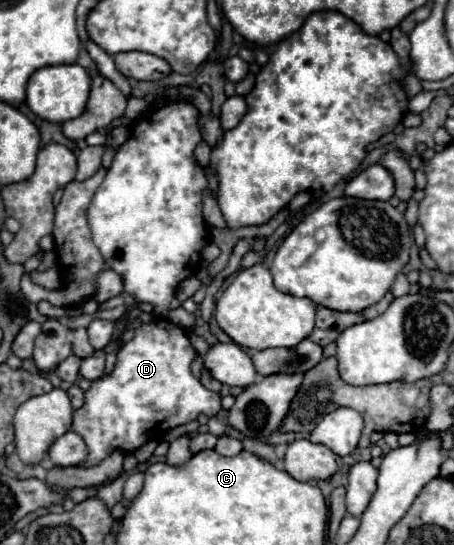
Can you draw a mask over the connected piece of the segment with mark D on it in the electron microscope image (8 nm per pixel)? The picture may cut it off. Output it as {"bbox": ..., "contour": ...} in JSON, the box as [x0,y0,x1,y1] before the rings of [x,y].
{"bbox":[72,320,222,466],"contour":[[[156,320],[136,328],[136,336],[118,352],[116,368],[112,370],[112,374],[108,378],[94,380],[90,390],[86,392],[84,406],[80,410],[74,410],[72,430],[78,432],[88,446],[88,460],[82,466],[94,466],[108,458],[112,452],[126,452],[124,448],[130,448],[130,452],[134,452],[150,440],[162,440],[172,428],[188,424],[200,414],[206,414],[208,418],[216,416],[222,410],[222,398],[218,392],[206,390],[192,374],[194,358],[196,350],[192,348],[188,334],[170,320]]]}

